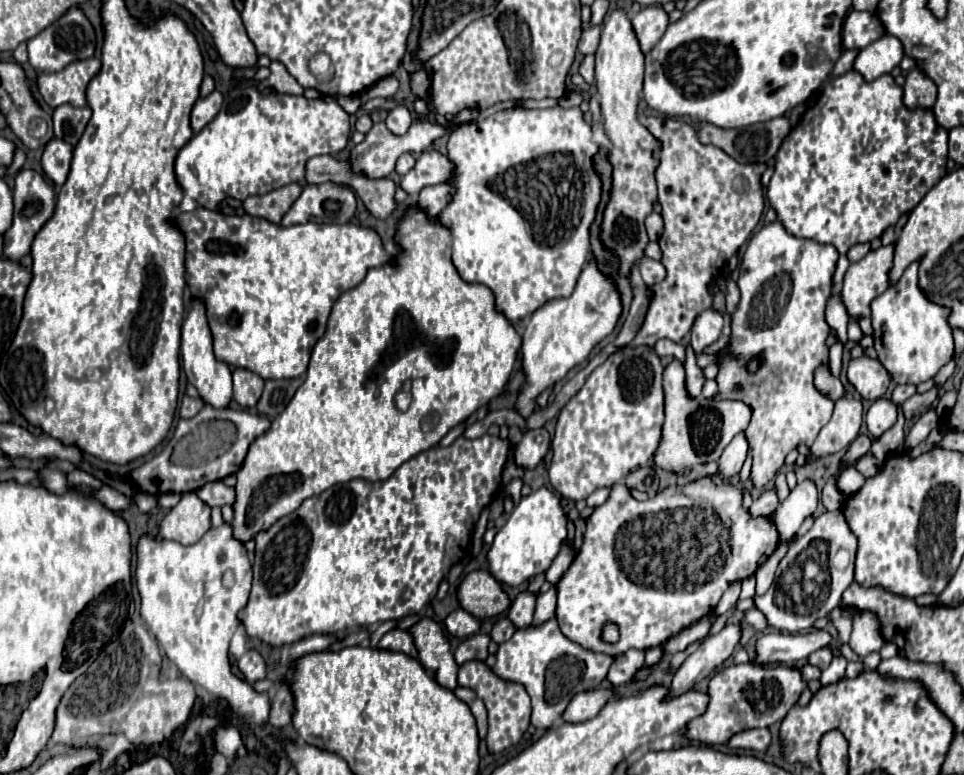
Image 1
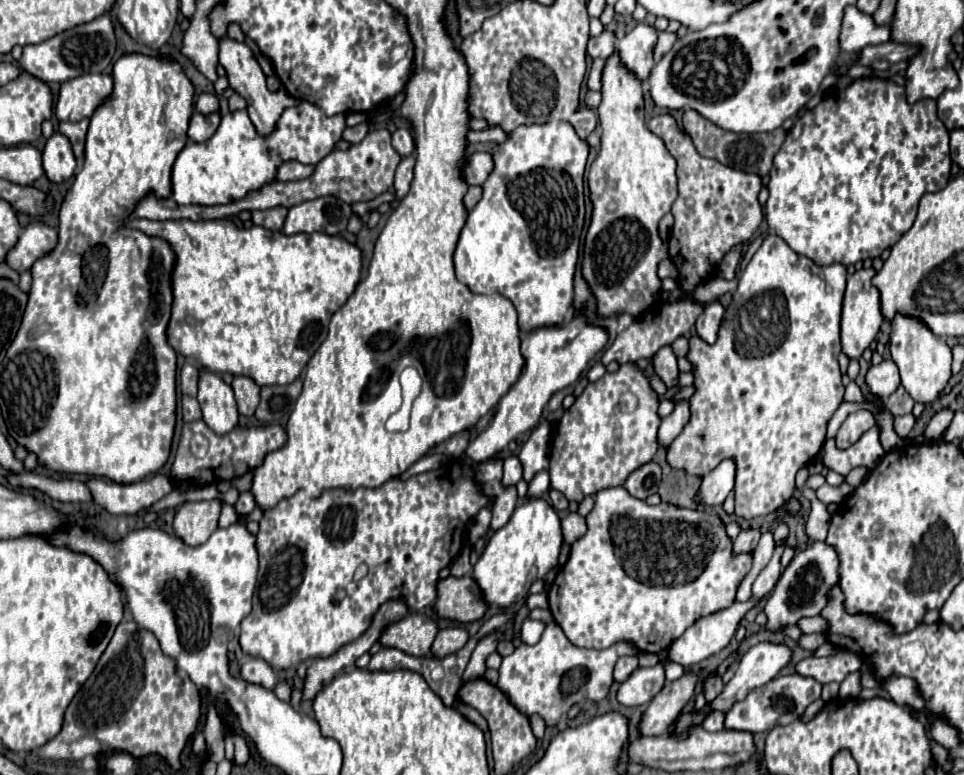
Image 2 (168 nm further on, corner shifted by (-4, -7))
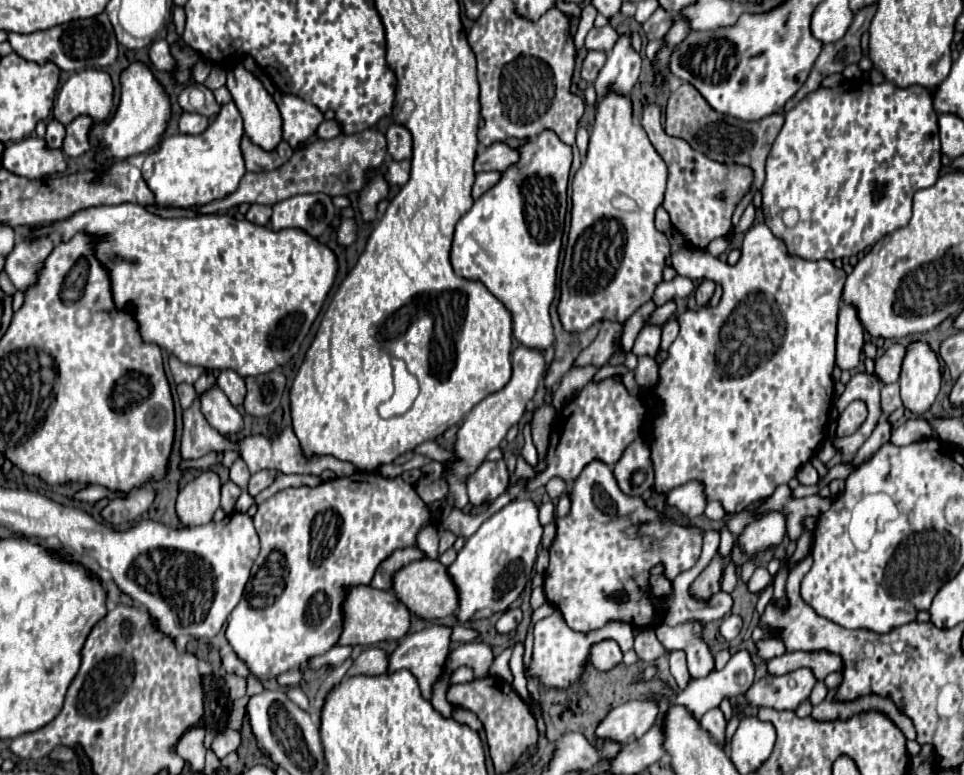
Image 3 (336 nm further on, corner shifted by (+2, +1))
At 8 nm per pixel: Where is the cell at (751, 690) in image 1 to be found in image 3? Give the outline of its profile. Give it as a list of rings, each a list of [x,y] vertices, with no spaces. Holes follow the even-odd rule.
[[[796,669],[784,675],[766,675],[748,689],[746,701],[752,707],[794,711],[804,699],[810,697],[814,683],[816,677],[810,669]]]

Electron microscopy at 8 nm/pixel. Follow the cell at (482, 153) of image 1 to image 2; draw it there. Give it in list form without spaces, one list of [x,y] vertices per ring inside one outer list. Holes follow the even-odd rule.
[[[548,123],[548,125],[522,125],[514,133],[508,135],[508,139],[500,145],[496,145],[494,153],[494,171],[486,179],[484,187],[484,197],[480,203],[470,211],[468,221],[460,233],[460,241],[454,253],[454,267],[456,267],[456,277],[460,283],[464,283],[472,293],[500,293],[506,299],[510,299],[518,311],[518,325],[522,333],[534,331],[536,327],[556,327],[564,323],[568,317],[572,299],[574,299],[574,271],[578,263],[578,247],[580,247],[580,235],[584,227],[584,187],[582,187],[582,177],[584,177],[584,167],[588,159],[588,143],[582,141],[574,127],[570,123]]]

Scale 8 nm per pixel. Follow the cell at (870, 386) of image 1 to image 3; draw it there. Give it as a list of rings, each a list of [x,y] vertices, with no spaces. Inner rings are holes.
[[[894,343],[890,345],[882,357],[876,359],[876,365],[874,365],[874,375],[878,377],[878,381],[882,383],[894,383],[898,381],[898,375],[900,375],[900,363],[902,363],[902,345],[900,343]]]

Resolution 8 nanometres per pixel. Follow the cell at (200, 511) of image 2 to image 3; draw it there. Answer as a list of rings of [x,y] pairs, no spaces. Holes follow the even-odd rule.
[[[208,471],[190,481],[176,499],[176,515],[182,525],[210,523],[214,511],[220,505],[220,479]]]

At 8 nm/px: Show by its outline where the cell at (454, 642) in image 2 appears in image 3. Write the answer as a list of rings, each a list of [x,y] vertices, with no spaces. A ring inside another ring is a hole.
[[[432,625],[410,633],[390,655],[388,671],[412,671],[420,683],[422,695],[430,699],[430,687],[434,679],[438,679],[438,675],[444,671],[444,663],[450,655],[450,637],[452,627],[446,625]]]

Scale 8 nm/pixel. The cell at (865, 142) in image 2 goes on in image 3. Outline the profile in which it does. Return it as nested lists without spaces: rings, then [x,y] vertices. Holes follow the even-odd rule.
[[[862,79],[842,81],[832,89],[820,87],[786,113],[784,127],[766,159],[762,209],[768,211],[768,227],[786,243],[790,255],[808,261],[834,261],[858,255],[910,221],[912,195],[936,183],[942,165],[940,157],[938,113],[932,107],[932,93],[926,87],[912,85],[900,89],[890,81],[872,85]],[[790,207],[800,213],[796,225],[797,211],[786,211]],[[782,213],[784,223],[780,219]]]

